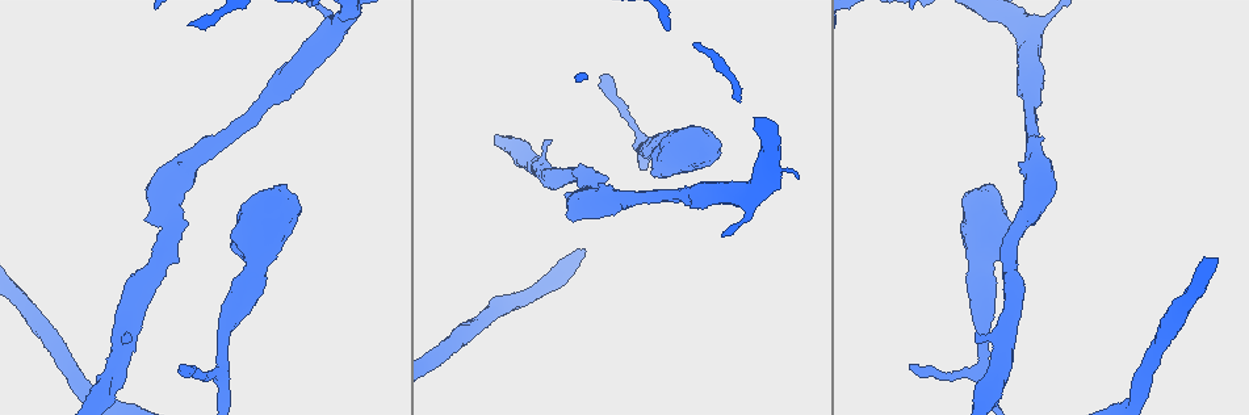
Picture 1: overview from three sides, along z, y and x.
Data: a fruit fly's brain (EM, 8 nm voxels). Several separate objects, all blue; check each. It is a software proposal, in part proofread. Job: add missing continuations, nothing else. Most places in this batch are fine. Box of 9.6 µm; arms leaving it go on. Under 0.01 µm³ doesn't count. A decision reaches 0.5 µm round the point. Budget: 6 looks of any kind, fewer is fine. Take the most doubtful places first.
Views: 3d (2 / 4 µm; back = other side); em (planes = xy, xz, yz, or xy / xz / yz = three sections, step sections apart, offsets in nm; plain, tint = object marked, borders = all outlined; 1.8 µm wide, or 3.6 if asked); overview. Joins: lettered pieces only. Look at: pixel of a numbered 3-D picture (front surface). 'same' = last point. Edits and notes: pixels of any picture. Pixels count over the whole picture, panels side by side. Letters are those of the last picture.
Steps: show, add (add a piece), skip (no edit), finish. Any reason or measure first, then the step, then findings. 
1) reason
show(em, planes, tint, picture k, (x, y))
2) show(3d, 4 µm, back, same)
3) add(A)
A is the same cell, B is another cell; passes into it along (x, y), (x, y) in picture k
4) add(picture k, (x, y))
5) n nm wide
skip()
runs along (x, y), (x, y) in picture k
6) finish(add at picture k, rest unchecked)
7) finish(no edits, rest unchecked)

branch stops here
show(3d, 4 µm, picture 1, (186, 365))

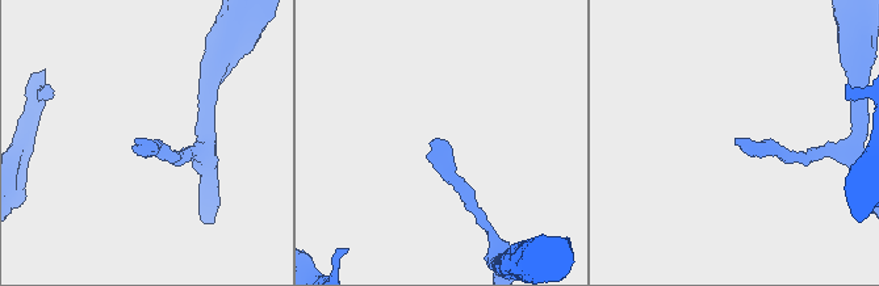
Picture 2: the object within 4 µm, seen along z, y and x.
need the tissue
show(em, planes, plain, picture 2, (734, 141))

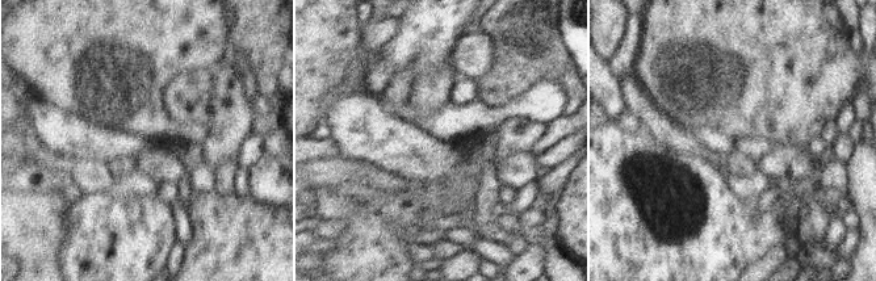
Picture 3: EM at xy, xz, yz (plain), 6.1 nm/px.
show(em, planes, borders, same)

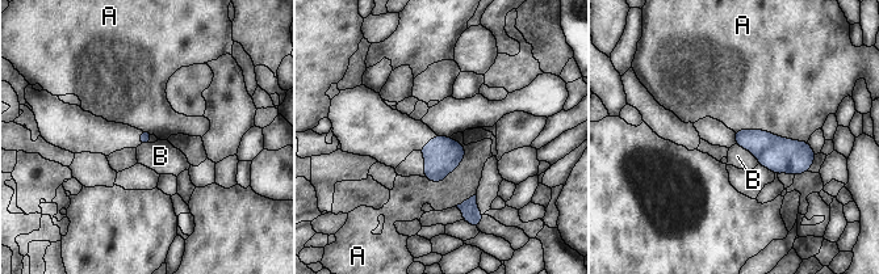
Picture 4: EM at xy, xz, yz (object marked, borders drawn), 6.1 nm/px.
A touches over 460 nm
skip()
A and B are other cells; border along (735, 131), (765, 130), (807, 142) in picture 4; no lettered piece goes on from it

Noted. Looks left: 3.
an open end
show(3d, 2 µm, back, picture 1, (131, 338))

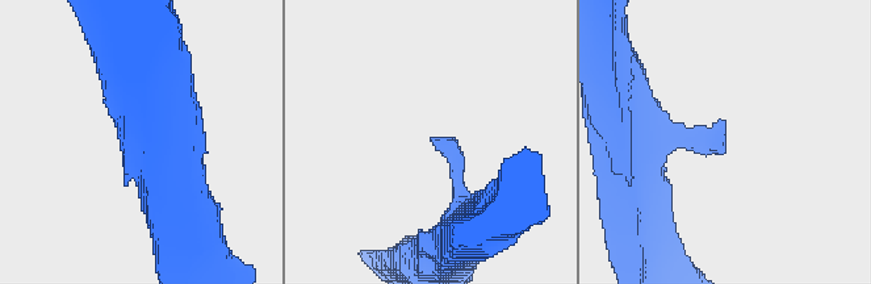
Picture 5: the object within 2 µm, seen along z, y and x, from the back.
show(em, planes, plain, picture 5, (718, 147))

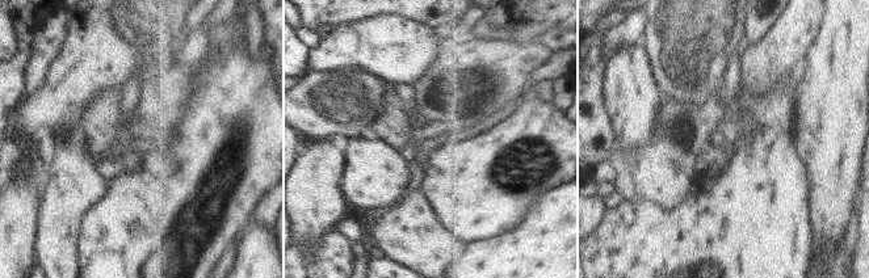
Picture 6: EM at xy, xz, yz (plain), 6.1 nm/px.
what lies round it
show(em, planes, borders, same)

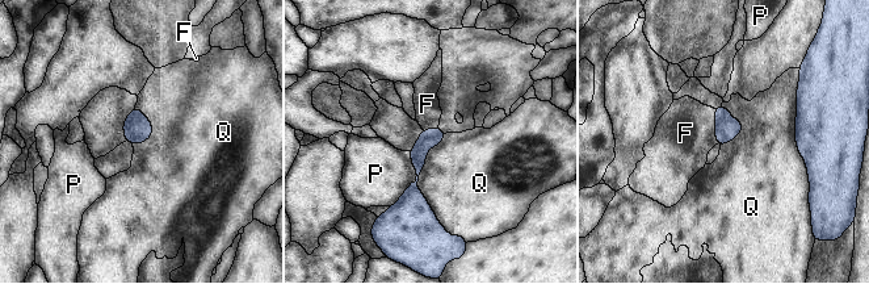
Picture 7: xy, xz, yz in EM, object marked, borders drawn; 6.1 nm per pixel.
skip()
F, P and Q are other cells; runs along (435, 130), (414, 186), (424, 216) in picture 7; none of them fits

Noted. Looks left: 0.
finish(no edits, rest unchecked)

